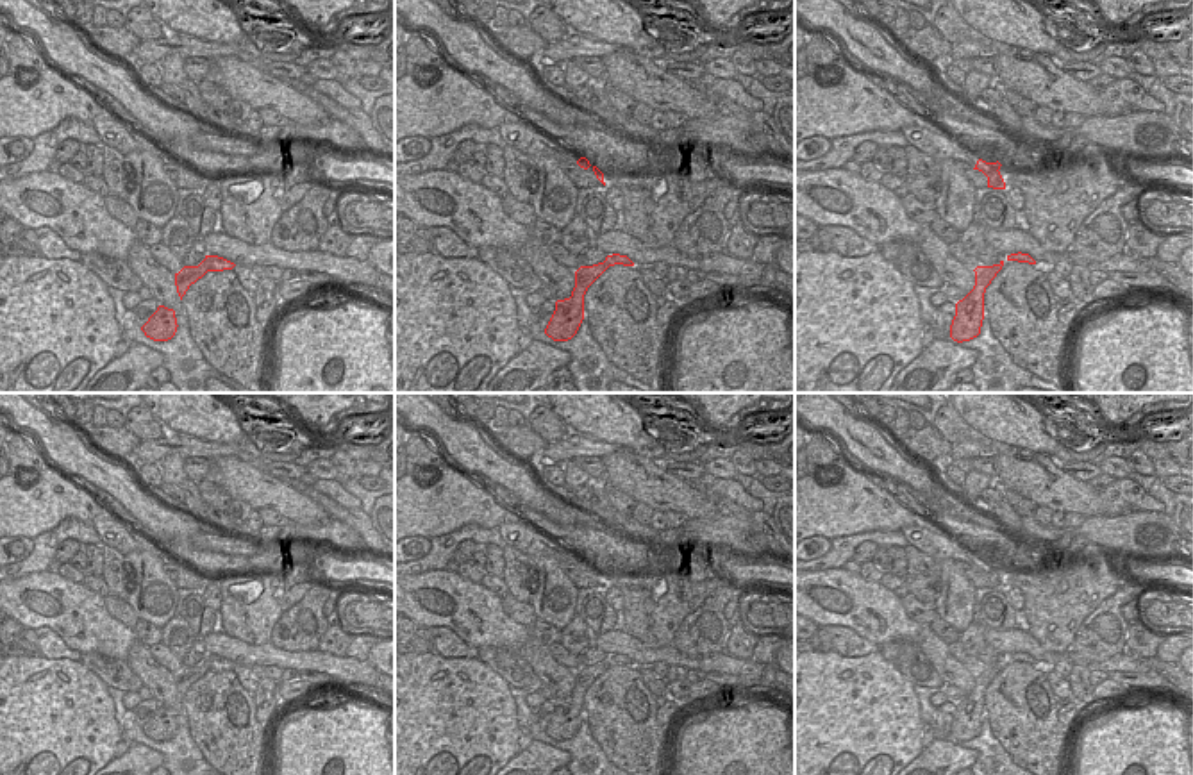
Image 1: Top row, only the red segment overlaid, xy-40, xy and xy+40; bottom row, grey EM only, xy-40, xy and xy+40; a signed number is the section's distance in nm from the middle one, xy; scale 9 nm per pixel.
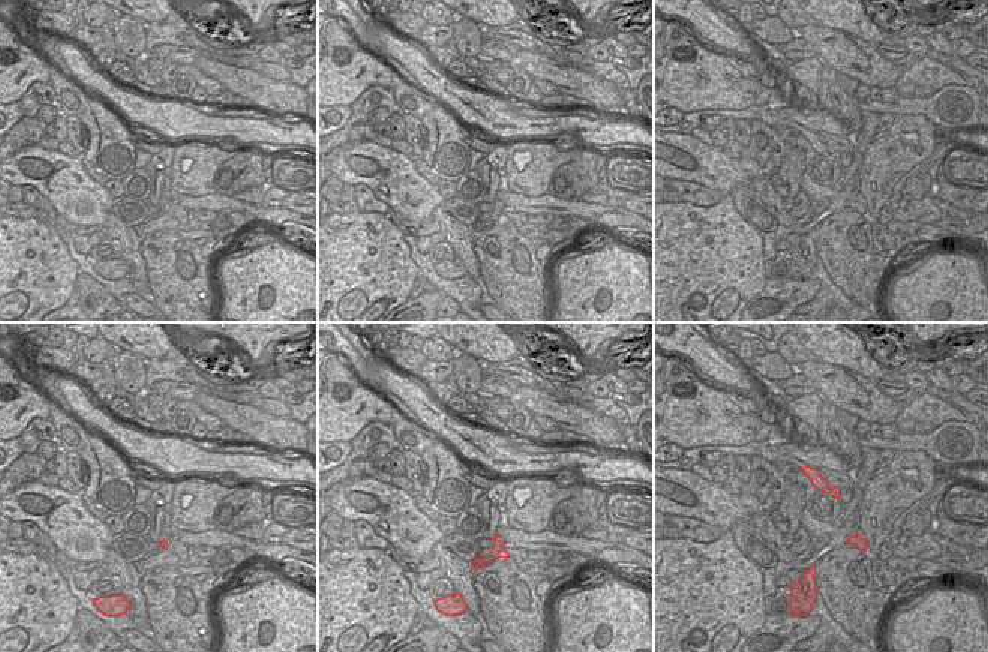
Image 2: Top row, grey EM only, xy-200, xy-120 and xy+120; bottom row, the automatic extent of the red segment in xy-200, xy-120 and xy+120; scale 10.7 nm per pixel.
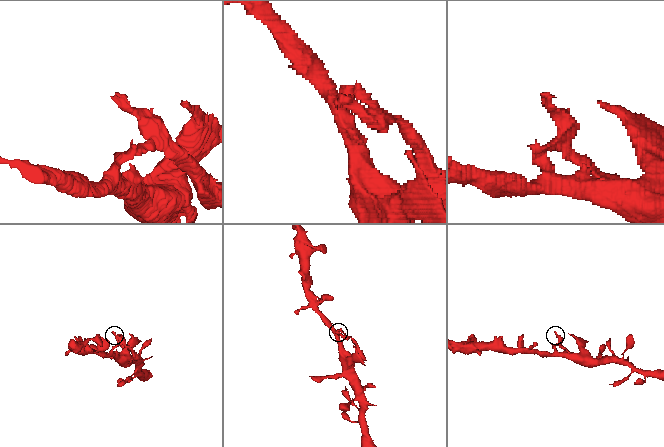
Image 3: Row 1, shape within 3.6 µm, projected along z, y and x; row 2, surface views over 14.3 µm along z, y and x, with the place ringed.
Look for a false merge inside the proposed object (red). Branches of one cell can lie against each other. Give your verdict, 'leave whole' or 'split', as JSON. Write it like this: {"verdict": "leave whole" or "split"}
{"verdict": "split"}

